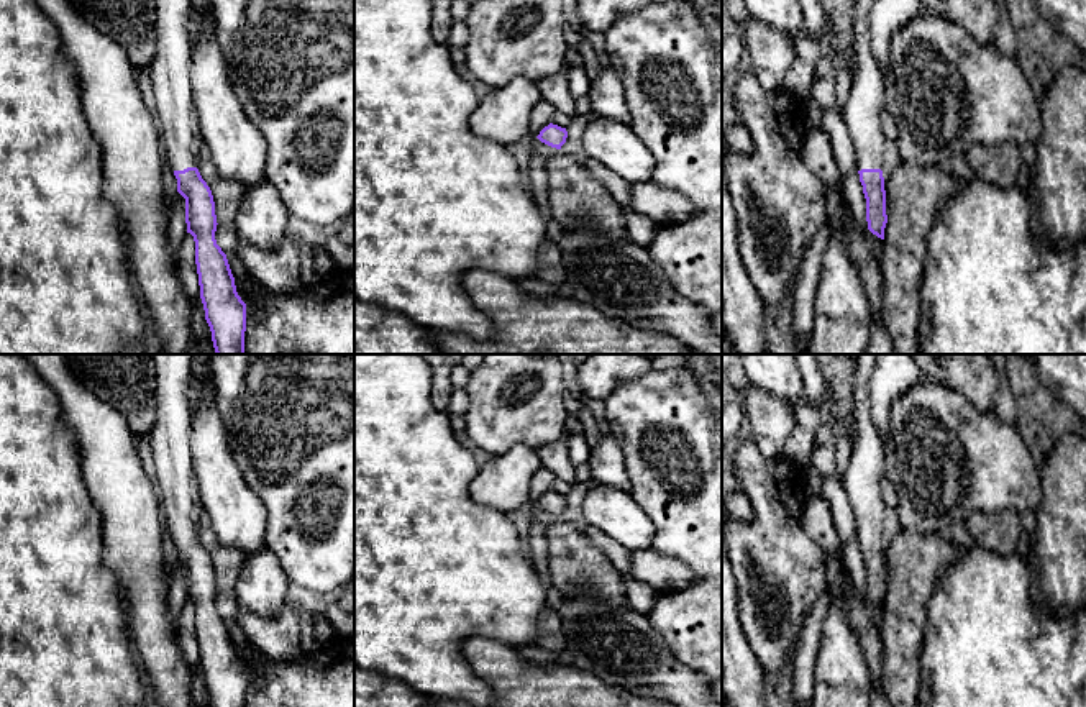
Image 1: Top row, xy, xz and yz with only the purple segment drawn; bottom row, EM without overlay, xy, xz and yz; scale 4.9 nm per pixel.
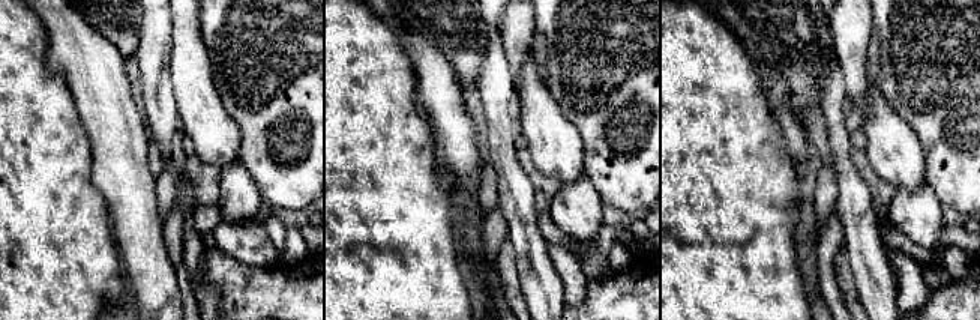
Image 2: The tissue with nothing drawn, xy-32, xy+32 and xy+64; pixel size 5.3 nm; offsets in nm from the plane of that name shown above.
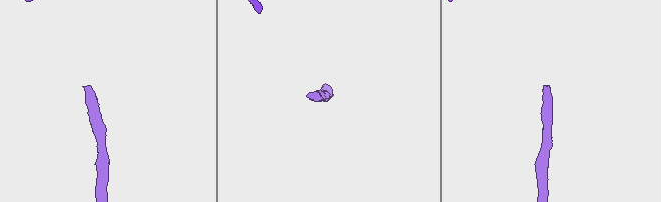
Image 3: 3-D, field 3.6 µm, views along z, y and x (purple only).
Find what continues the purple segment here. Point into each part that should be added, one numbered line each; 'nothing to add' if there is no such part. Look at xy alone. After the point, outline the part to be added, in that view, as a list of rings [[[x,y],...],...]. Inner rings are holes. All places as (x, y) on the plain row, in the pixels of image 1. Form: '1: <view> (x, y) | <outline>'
1: xy (169, 438) | [[[153,354],[157,417],[151,449],[161,489],[164,527],[172,538],[197,535],[198,495],[190,454],[190,354]]]

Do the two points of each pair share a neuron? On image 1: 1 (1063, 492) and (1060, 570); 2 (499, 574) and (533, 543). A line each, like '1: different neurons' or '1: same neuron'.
1: same neuron
2: different neurons

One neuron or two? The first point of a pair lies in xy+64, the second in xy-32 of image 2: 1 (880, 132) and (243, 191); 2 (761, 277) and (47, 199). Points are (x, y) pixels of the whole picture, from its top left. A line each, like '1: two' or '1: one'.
1: two
2: one

